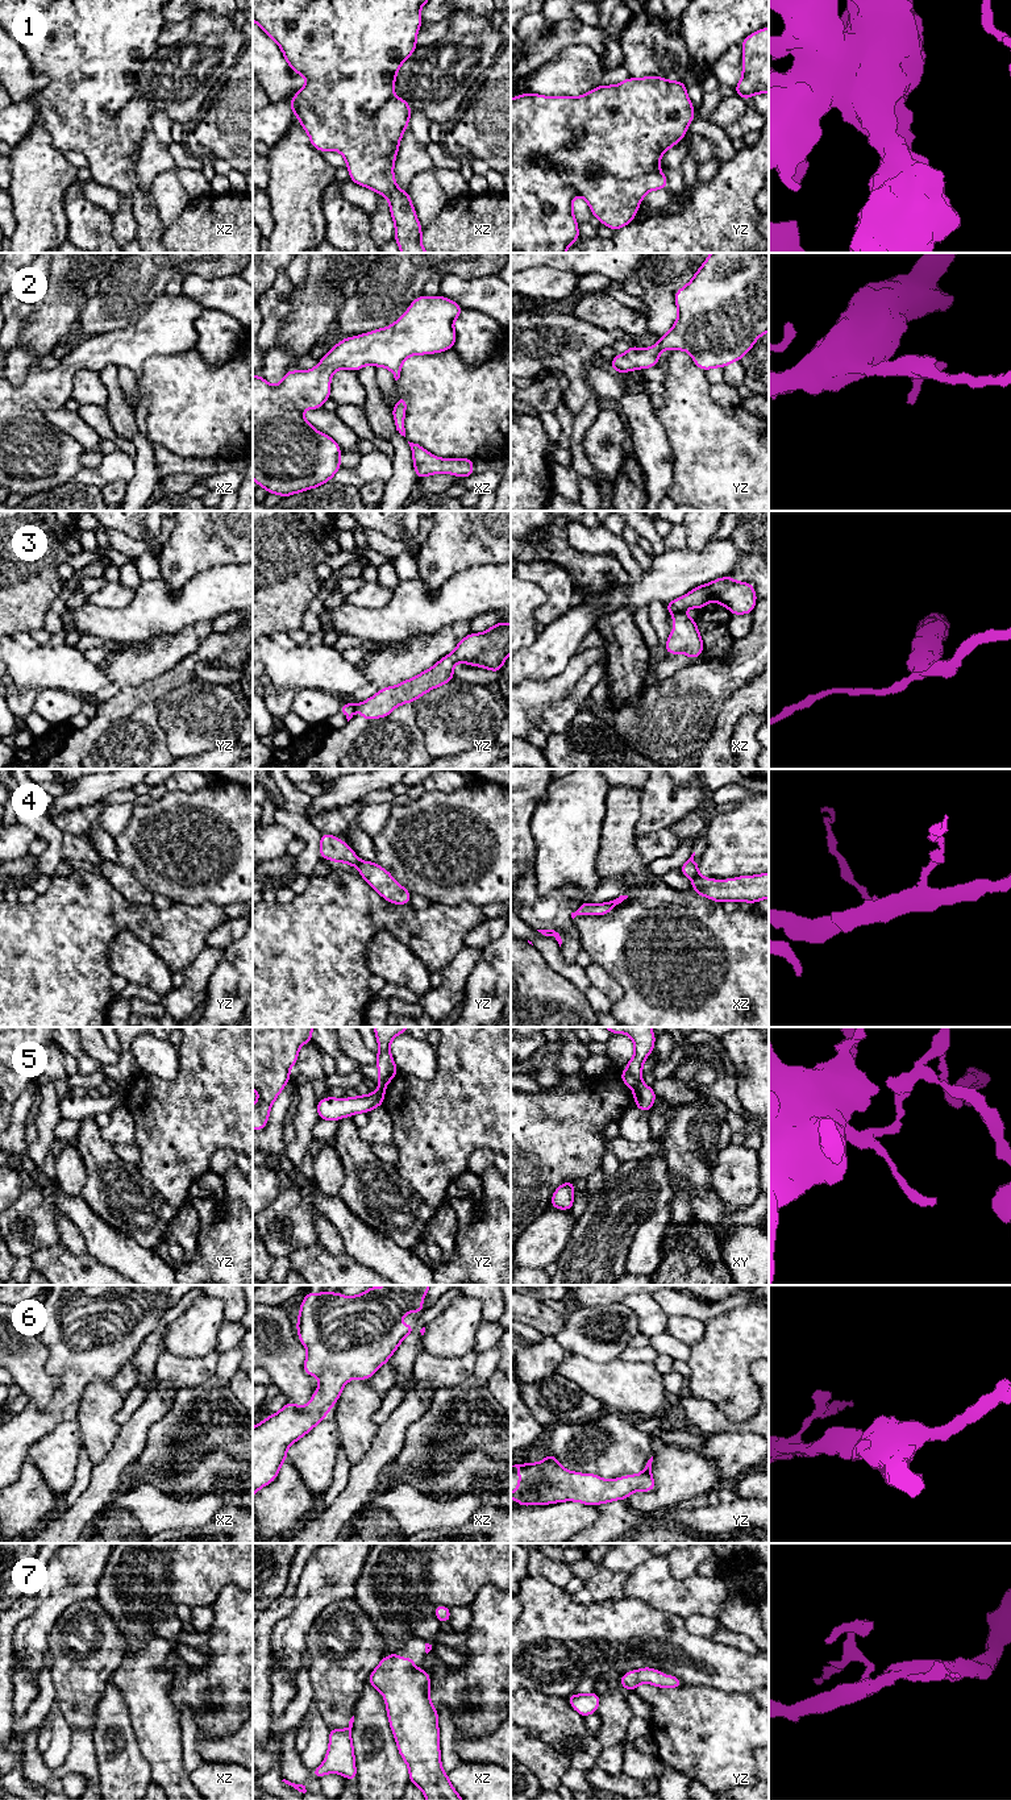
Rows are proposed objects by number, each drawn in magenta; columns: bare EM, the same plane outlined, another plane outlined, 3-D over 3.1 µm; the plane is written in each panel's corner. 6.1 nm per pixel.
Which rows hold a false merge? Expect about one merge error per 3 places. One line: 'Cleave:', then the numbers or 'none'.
Cleave: 1, 3, 4, 5

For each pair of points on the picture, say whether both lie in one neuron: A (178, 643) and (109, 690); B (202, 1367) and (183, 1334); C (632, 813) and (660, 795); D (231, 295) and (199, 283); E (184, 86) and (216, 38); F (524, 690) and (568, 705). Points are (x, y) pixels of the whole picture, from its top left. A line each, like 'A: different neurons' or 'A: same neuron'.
A: same neuron
B: different neurons
C: different neurons
D: same neuron
E: same neuron
F: different neurons

